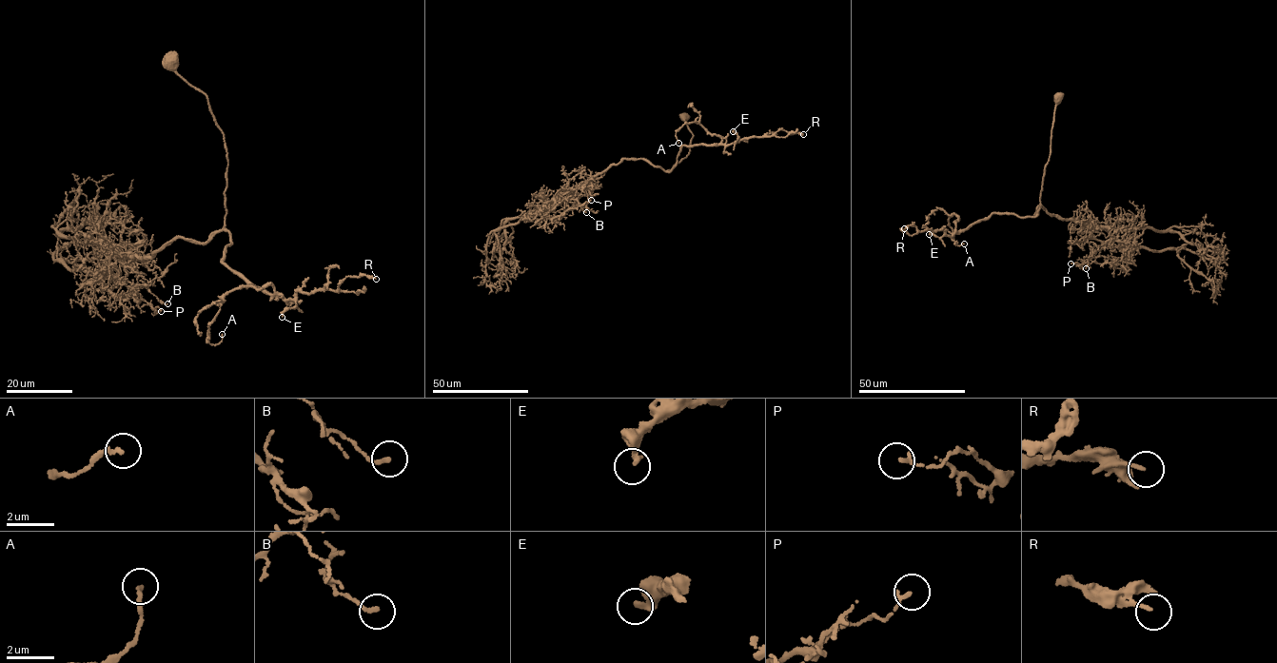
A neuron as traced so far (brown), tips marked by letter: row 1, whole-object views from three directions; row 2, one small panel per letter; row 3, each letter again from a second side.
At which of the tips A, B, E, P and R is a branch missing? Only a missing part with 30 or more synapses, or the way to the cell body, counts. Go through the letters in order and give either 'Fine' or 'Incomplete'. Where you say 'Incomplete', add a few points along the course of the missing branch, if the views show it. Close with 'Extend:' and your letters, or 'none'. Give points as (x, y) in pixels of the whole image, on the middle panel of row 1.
A: Fine
B: Fine
E: Fine
P: Fine
R: Fine
Extend: none

